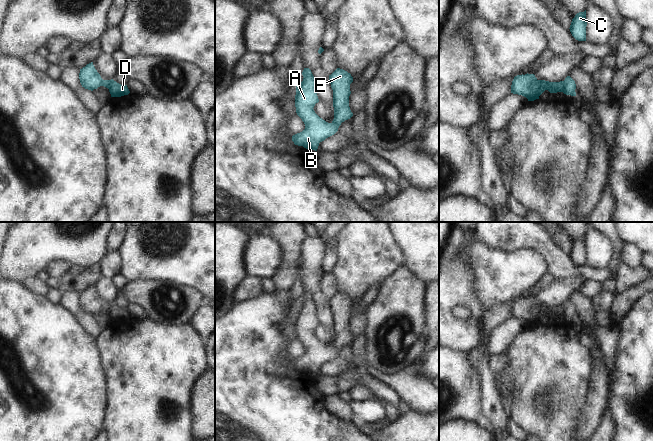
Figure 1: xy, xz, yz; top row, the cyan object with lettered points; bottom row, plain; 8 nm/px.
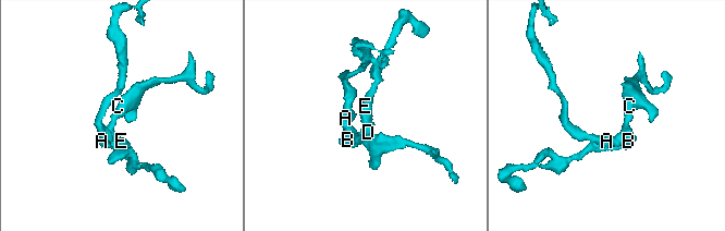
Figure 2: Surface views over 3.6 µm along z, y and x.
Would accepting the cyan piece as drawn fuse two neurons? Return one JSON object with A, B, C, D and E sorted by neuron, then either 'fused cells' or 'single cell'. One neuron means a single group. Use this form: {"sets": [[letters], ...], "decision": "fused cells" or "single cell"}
{"sets": [["A", "B", "C"], ["D", "E"]], "decision": "fused cells"}

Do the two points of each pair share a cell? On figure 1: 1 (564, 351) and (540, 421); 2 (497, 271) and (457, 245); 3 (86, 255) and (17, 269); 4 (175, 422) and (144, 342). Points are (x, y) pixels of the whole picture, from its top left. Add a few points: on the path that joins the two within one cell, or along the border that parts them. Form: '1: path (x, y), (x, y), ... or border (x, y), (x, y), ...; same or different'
1: path (559, 370), (559, 407), (557, 409); same
2: path (487, 261), (470, 244), (467, 244); same
3: path (69, 252), (34, 252); same
4: path (154, 406), (149, 401), (149, 365), (147, 363); same

